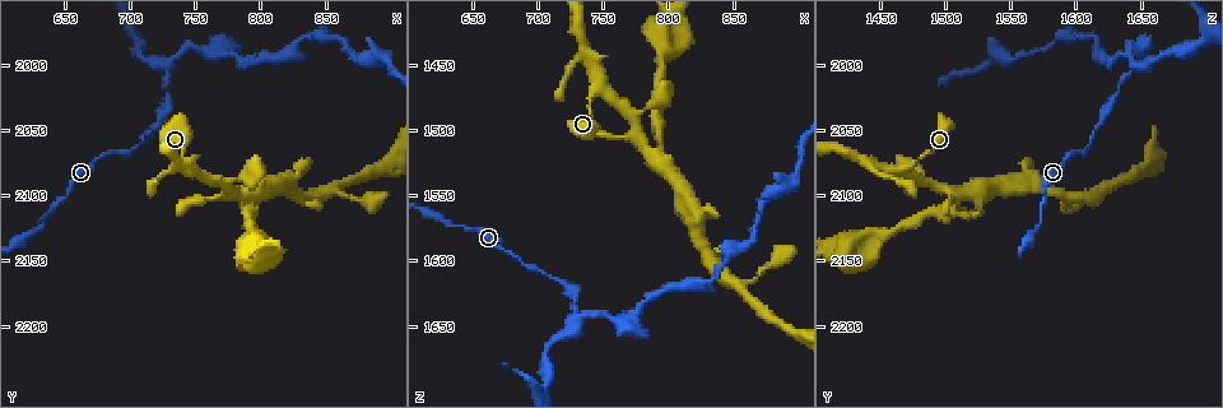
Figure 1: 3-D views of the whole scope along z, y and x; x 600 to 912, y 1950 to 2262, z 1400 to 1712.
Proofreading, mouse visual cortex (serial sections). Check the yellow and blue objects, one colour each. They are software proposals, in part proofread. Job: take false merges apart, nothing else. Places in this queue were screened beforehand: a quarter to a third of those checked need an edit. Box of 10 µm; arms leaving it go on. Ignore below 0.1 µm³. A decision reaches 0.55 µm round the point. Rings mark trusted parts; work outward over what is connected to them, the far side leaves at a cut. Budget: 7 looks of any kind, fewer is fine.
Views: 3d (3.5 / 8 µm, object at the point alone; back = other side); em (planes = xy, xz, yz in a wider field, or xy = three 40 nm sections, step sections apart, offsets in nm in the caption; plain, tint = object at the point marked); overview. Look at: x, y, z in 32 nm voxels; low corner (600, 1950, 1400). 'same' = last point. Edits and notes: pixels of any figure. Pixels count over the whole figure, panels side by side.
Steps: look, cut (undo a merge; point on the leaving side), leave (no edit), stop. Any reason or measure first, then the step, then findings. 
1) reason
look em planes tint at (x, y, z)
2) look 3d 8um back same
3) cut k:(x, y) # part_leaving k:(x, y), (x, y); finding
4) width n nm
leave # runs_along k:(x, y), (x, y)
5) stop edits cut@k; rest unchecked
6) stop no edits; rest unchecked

branch point
look 3d 8um at (746, 2082, 1470)

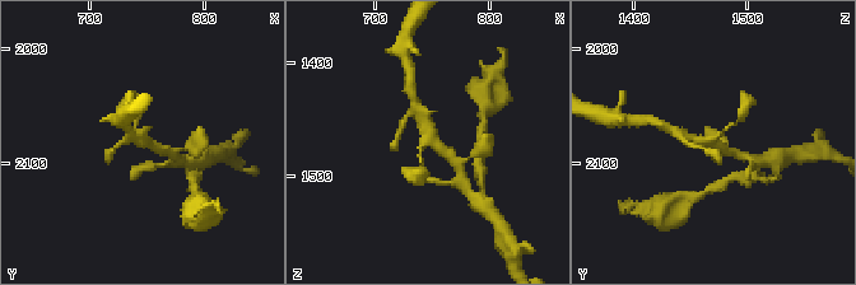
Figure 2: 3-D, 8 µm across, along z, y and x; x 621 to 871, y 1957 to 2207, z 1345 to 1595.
arms 3; arm_widths 150, 300, 350 nm; need the tissue
look em planes tint same

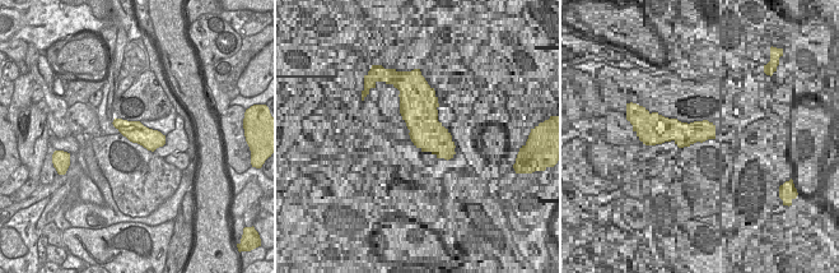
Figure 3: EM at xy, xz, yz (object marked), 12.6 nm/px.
leave # runs_along 2:(138, 122), (135, 136), (172, 152); one cell here

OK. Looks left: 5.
a fork
look 3d 8um at (792, 2100, 1522)

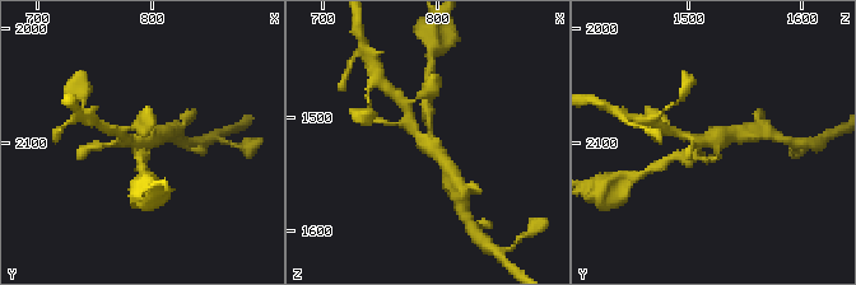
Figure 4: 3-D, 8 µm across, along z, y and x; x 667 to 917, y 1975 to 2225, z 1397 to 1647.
now the EM
look em planes tint same

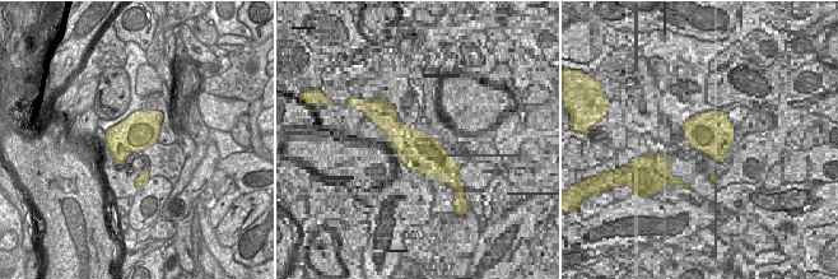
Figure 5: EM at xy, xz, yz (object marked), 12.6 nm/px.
arm_widths 150, 250, 400 nm
cut 4:(428, 121) # two cells meet here

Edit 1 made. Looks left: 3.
redraw
look overview

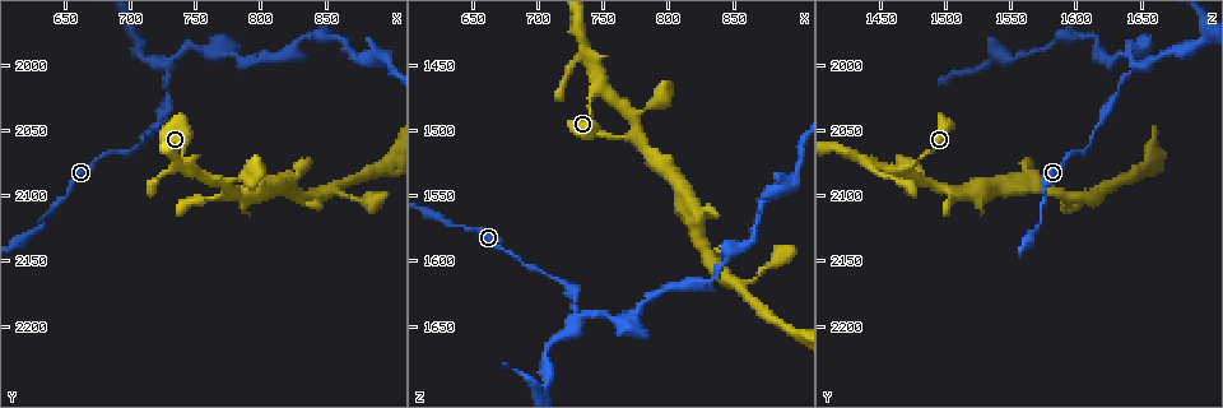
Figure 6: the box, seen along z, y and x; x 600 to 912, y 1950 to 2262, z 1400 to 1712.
thick turns thin
look 3d 3.5um at (640, 2118, 1572)

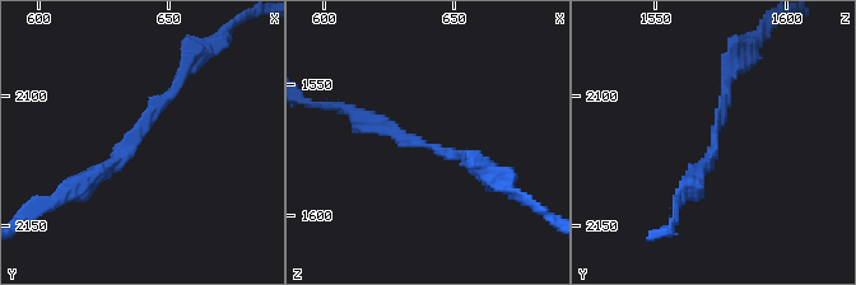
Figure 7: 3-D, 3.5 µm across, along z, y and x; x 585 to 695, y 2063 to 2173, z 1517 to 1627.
arm_widths 150, 200 nm; now the EM
look em xy step 1 tint at (638, 2118, 1573)

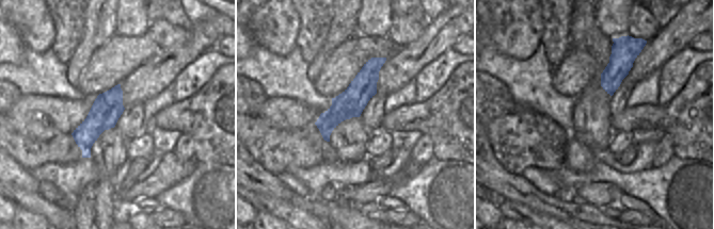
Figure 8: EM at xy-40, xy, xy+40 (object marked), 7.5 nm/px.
leave # runs_along 8:(382, 60), (327, 124), (327, 137); continuous, no second cell

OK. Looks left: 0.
stop edits cut@4; rest unchecked

